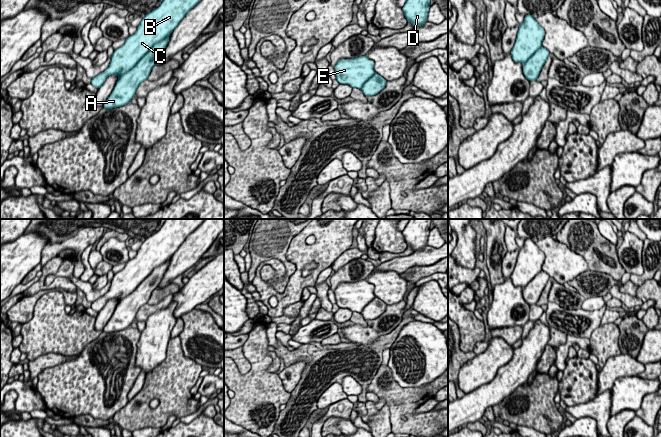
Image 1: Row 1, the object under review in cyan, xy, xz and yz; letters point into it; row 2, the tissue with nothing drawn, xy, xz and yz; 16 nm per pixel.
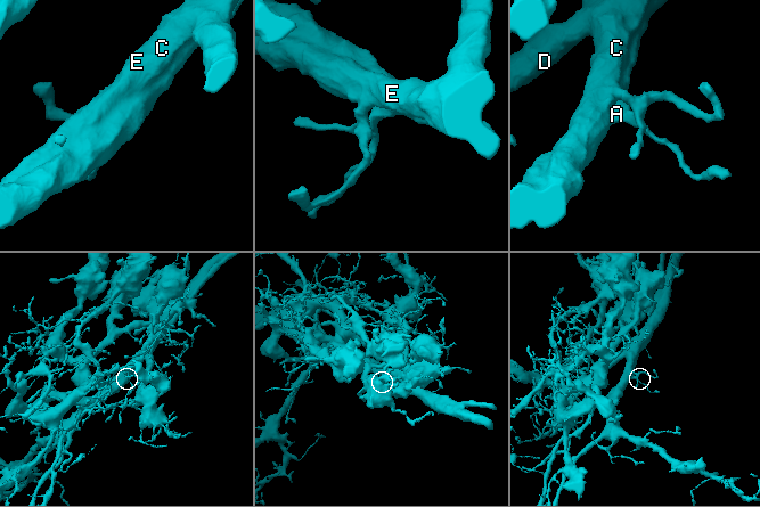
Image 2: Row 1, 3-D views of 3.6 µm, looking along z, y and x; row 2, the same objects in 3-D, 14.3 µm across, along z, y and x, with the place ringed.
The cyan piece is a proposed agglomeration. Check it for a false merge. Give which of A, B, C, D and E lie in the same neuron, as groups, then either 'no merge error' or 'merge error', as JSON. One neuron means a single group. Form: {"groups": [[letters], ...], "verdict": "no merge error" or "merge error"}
{"groups": [["A"], ["B", "C", "D", "E"]], "verdict": "merge error"}

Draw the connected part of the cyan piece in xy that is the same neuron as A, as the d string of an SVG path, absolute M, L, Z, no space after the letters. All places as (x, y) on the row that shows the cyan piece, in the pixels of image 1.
M169 35L155 44L131 70L118 79L112 93L103 105L104 108L112 109L130 103L138 86L148 79L152 68L159 62L168 42Z

